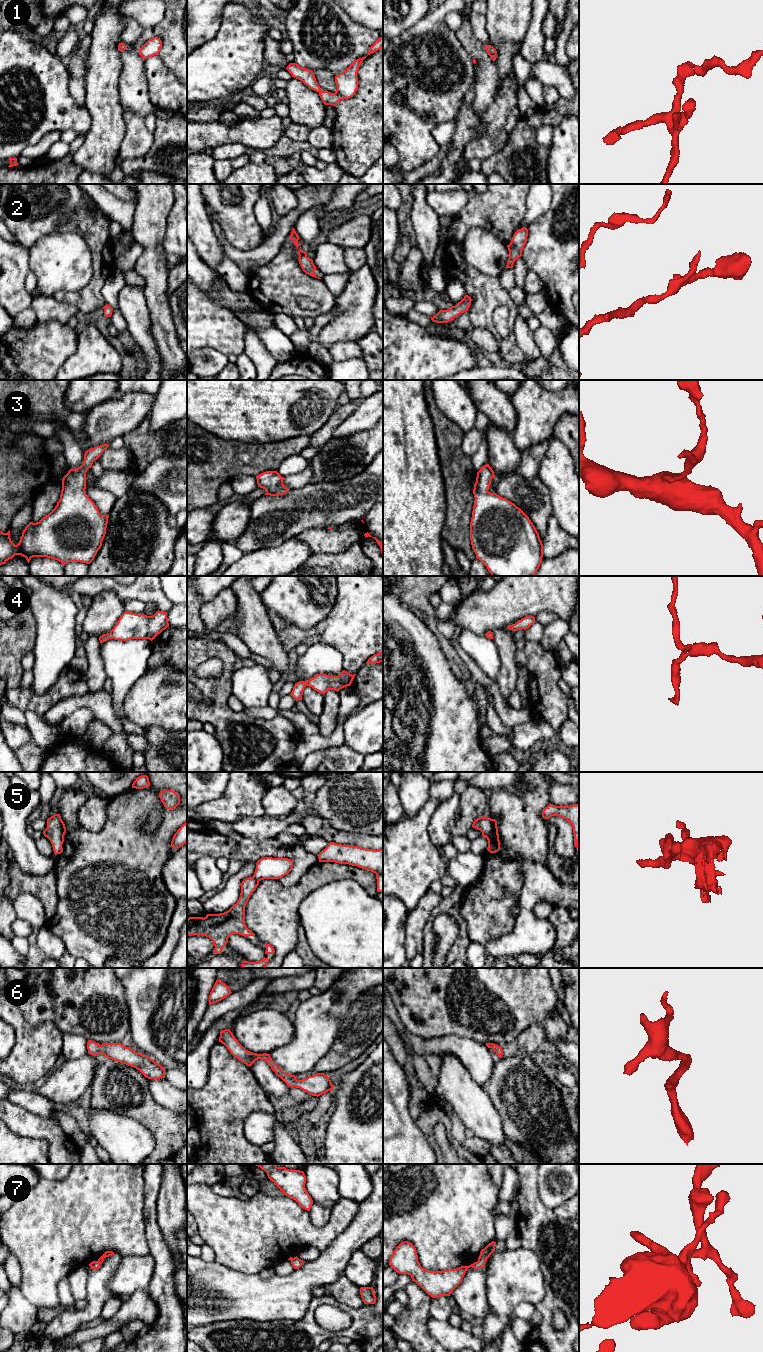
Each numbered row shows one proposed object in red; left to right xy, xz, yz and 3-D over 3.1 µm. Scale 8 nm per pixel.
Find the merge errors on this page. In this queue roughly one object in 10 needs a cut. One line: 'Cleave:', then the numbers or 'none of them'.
Cleave: 5

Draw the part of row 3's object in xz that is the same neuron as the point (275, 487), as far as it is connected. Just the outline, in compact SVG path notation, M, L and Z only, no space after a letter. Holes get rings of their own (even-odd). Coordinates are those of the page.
M266 471L256 476L258 487L266 490L265 495L284 495L290 489L283 484L284 477L277 471Z

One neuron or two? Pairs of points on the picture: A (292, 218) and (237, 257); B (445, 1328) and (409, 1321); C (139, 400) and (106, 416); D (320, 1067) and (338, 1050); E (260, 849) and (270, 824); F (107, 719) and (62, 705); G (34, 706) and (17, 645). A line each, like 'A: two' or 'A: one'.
A: one
B: two
C: one
D: one
E: two
F: one
G: one

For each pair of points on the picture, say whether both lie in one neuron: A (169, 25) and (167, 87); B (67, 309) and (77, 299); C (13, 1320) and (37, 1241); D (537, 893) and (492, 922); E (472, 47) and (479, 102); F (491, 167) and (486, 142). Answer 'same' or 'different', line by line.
A: different
B: different
C: different
D: different
E: same
F: different

